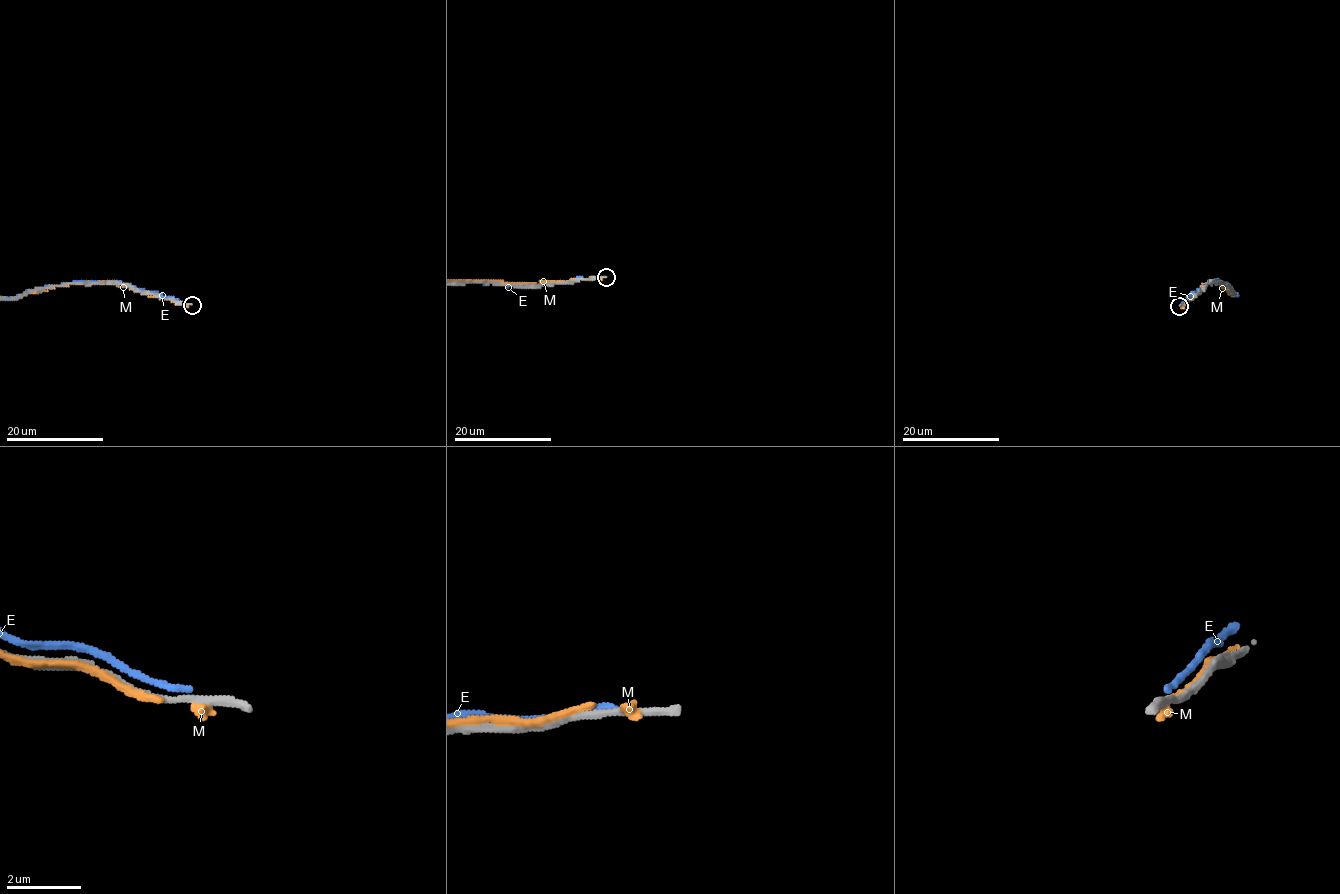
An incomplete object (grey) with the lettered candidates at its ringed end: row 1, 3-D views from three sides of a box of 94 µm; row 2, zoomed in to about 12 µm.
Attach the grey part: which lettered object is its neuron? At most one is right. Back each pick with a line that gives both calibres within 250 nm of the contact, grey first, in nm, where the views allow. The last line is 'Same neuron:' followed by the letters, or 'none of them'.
Same neuron: none of them

